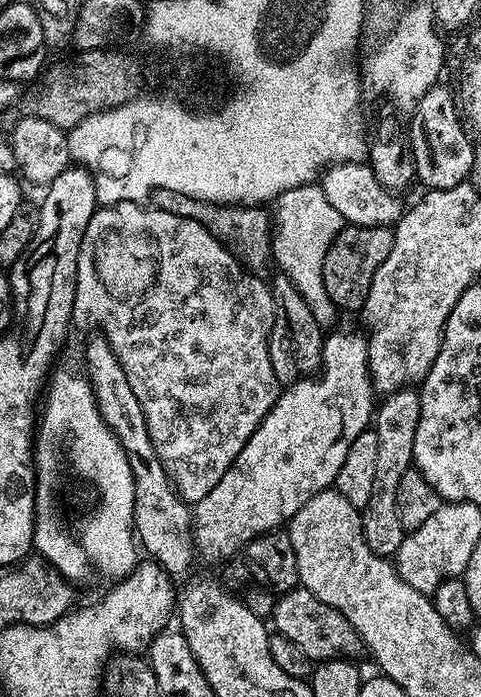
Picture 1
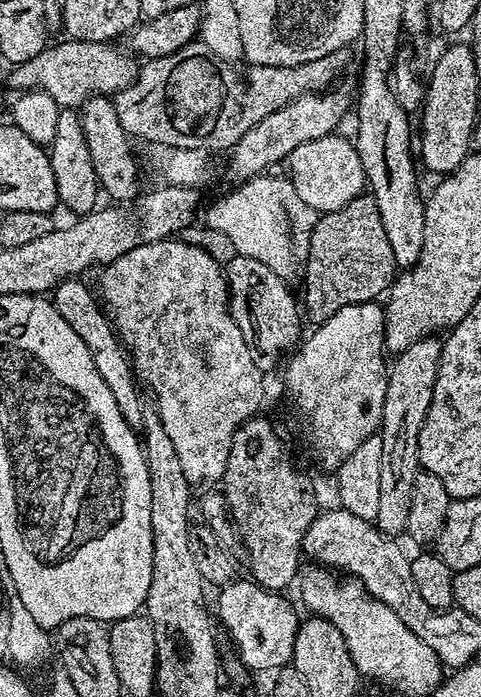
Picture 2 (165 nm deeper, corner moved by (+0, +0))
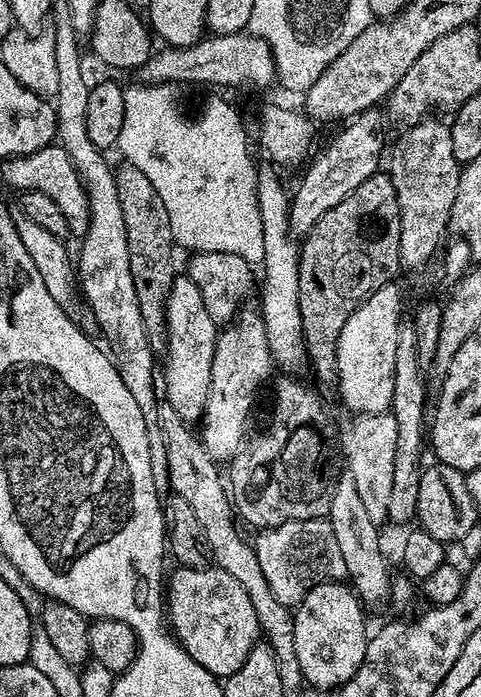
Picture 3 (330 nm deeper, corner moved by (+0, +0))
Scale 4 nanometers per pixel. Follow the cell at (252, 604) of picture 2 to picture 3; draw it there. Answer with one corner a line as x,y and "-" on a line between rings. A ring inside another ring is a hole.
209,566
202,569
177,567
176,573
169,575
166,580
166,620
171,633
180,642
181,649
198,662
210,674
217,678
227,678
234,674
246,662
250,650
261,639
262,633
258,614
254,614
254,606
250,606
250,598
246,590
226,570

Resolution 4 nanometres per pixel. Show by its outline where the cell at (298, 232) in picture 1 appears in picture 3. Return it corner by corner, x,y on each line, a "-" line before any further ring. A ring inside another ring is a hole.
136,84
134,88
130,86
124,88
124,101
126,102
126,118
122,122
122,134
118,152
121,152
127,163
133,164
146,178
150,178
150,186
162,198
162,206
166,206
166,214
170,217
170,234
173,241
179,247
186,248
192,252
225,252
226,254
238,254
246,258
246,262
253,266
259,265
264,258
264,239
262,238
262,218
258,214
256,205
256,169
257,165
252,164
252,156
248,153
248,132
240,125
240,116
224,100
212,100
204,109
200,116
193,120
188,120
186,113
180,109
180,104
176,101
177,89
170,84

